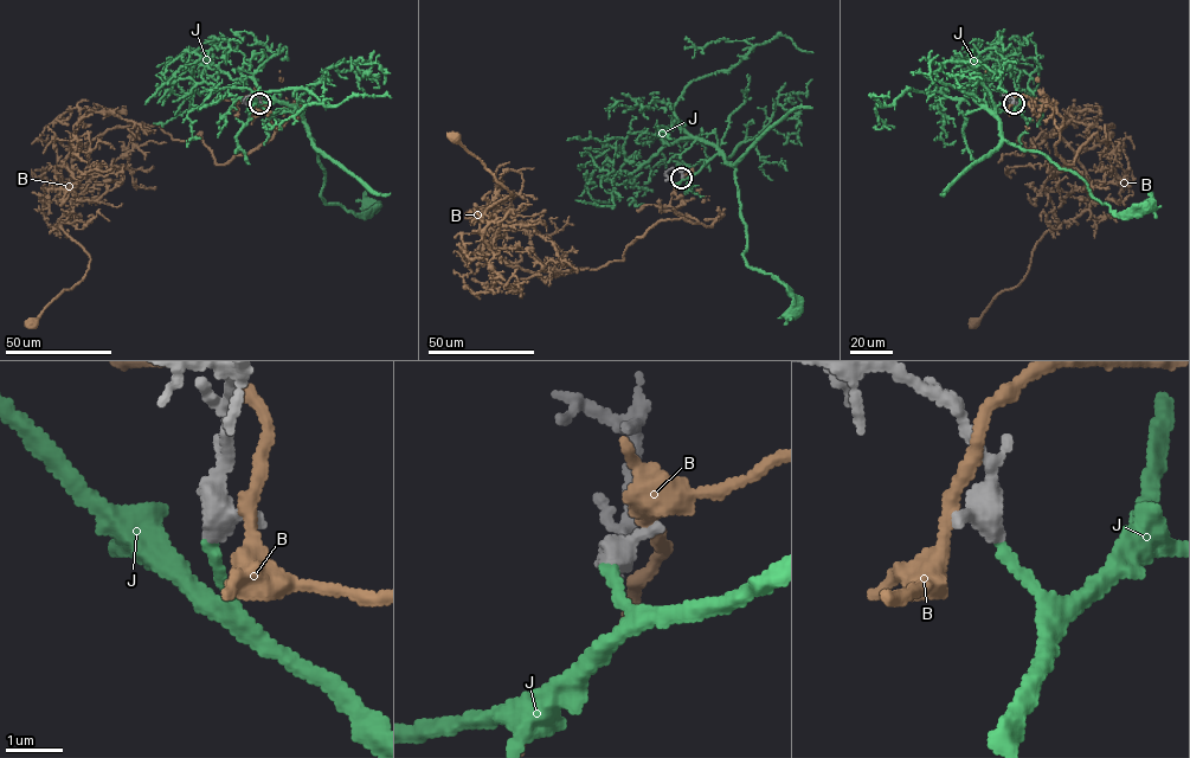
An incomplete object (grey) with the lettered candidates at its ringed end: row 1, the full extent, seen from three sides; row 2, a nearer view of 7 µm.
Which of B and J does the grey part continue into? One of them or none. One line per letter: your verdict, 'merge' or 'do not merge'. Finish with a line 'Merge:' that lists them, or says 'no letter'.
B: do not merge
J: merge
Merge: J

